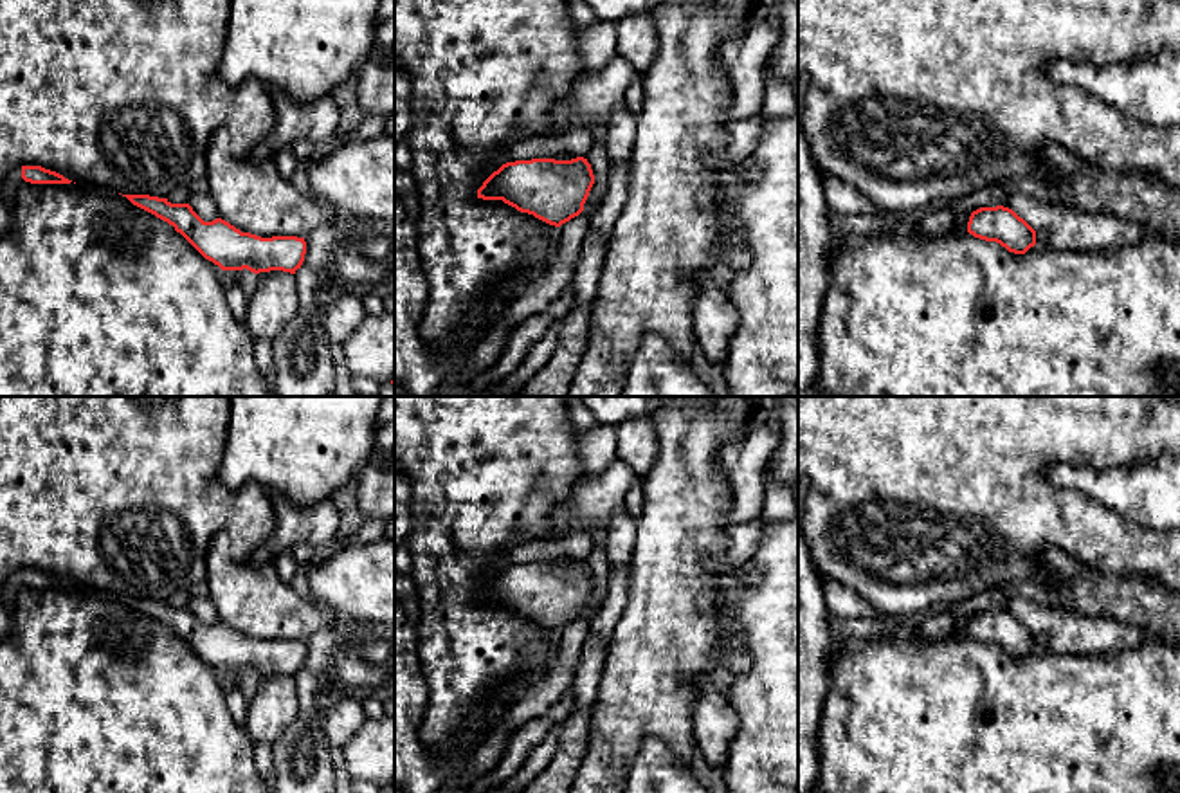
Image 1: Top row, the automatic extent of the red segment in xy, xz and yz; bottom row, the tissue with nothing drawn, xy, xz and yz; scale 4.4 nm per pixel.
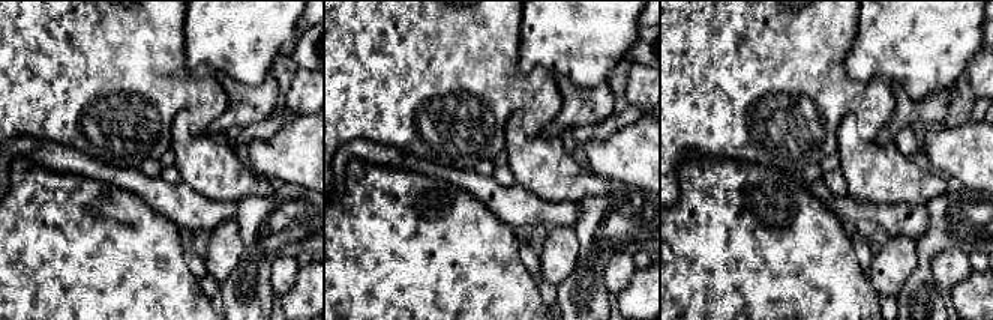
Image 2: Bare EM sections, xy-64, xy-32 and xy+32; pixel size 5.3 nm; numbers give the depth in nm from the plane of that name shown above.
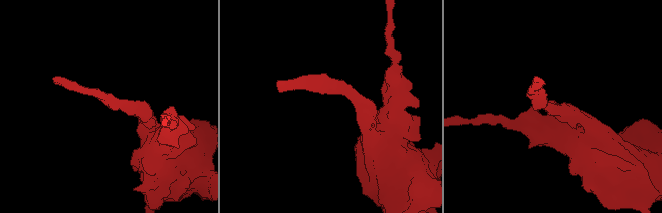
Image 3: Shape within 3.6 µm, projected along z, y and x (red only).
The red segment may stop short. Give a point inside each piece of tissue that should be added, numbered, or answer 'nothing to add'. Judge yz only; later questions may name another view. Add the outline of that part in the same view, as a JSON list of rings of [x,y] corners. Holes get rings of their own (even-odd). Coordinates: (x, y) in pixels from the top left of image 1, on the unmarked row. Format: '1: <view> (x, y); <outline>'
nothing to add

